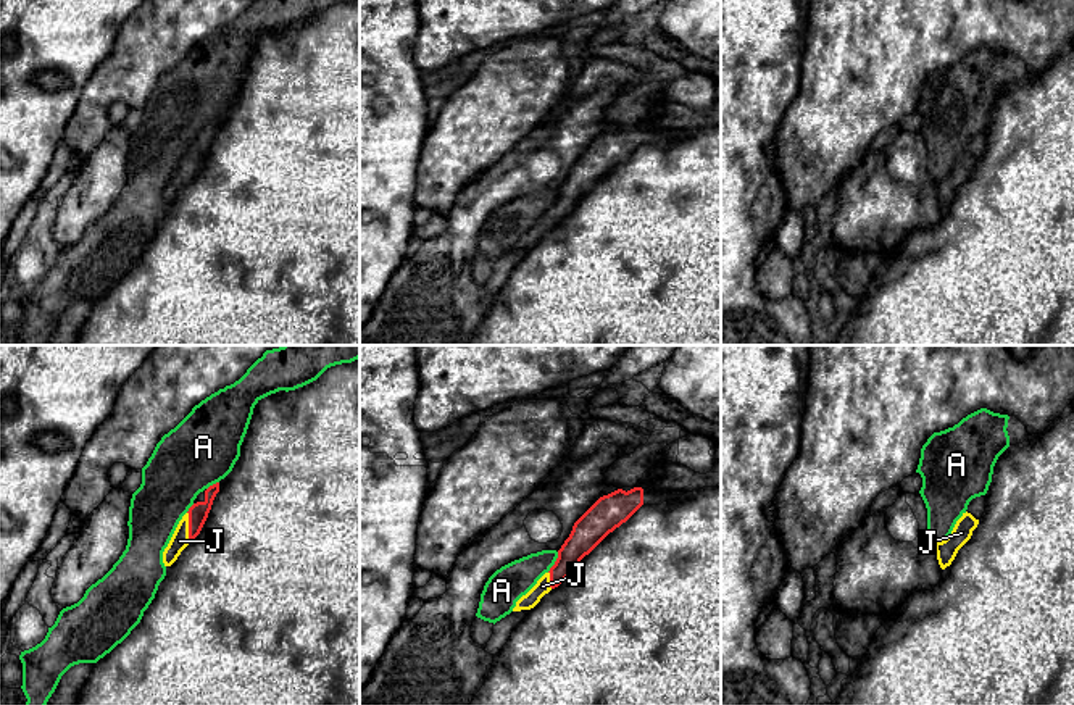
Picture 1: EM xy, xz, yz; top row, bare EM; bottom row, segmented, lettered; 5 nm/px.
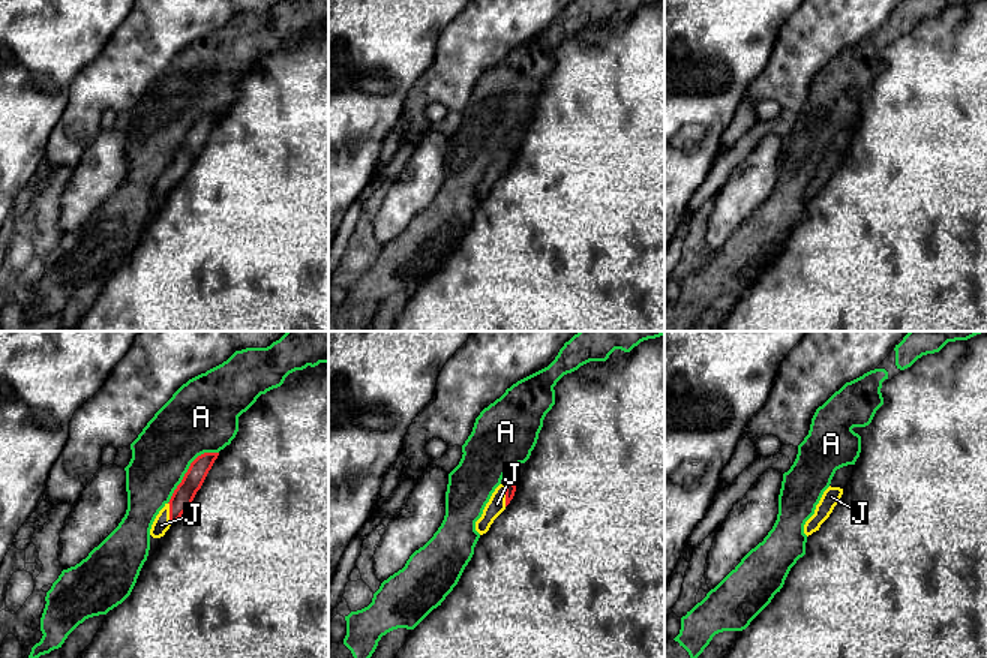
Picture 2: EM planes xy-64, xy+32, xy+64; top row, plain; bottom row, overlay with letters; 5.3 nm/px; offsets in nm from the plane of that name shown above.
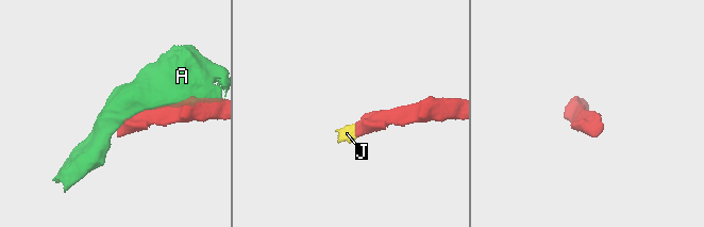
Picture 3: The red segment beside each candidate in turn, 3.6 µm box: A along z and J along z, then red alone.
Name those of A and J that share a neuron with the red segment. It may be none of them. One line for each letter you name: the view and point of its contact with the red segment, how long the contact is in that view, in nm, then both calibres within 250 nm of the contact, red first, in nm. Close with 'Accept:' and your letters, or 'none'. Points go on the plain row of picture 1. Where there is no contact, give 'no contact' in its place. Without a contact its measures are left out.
J: contact xy (189, 165); length 150 nm; calibres 100 and 90 nm
Accept: J

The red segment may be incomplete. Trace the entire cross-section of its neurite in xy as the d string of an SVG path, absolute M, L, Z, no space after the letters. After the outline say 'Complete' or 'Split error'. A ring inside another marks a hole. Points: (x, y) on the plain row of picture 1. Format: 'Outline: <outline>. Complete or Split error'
Outline: M219 121L210 124L197 134L194 144L179 160L168 186L163 190L164 205L171 205L181 190L200 173L218 131Z. Split error

